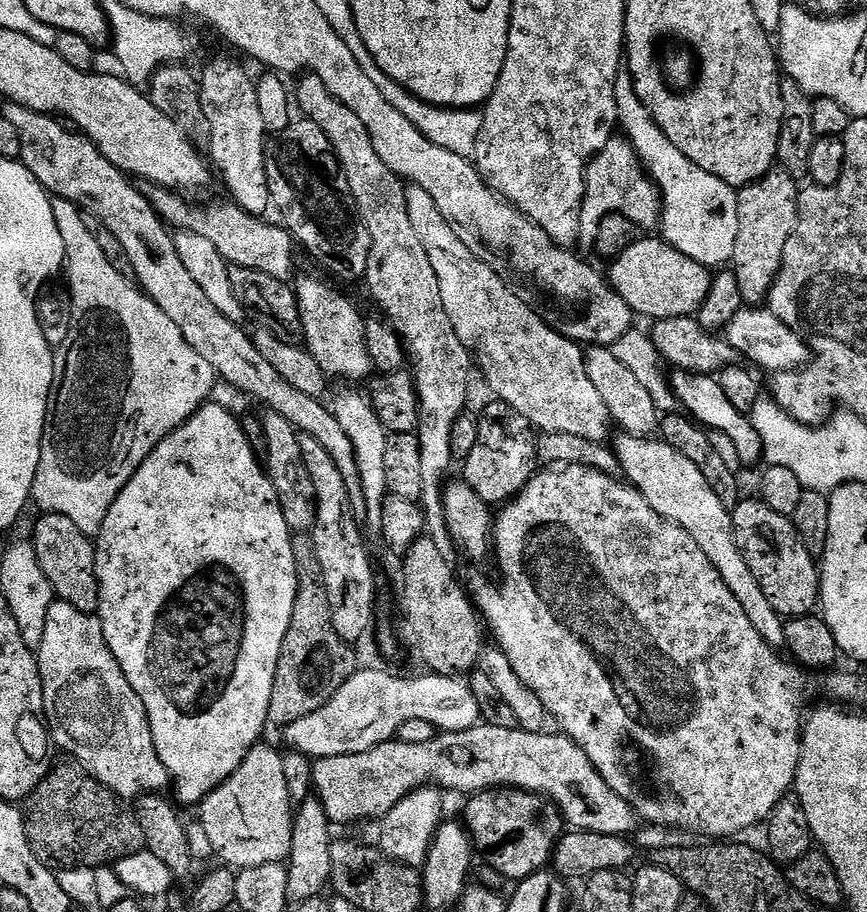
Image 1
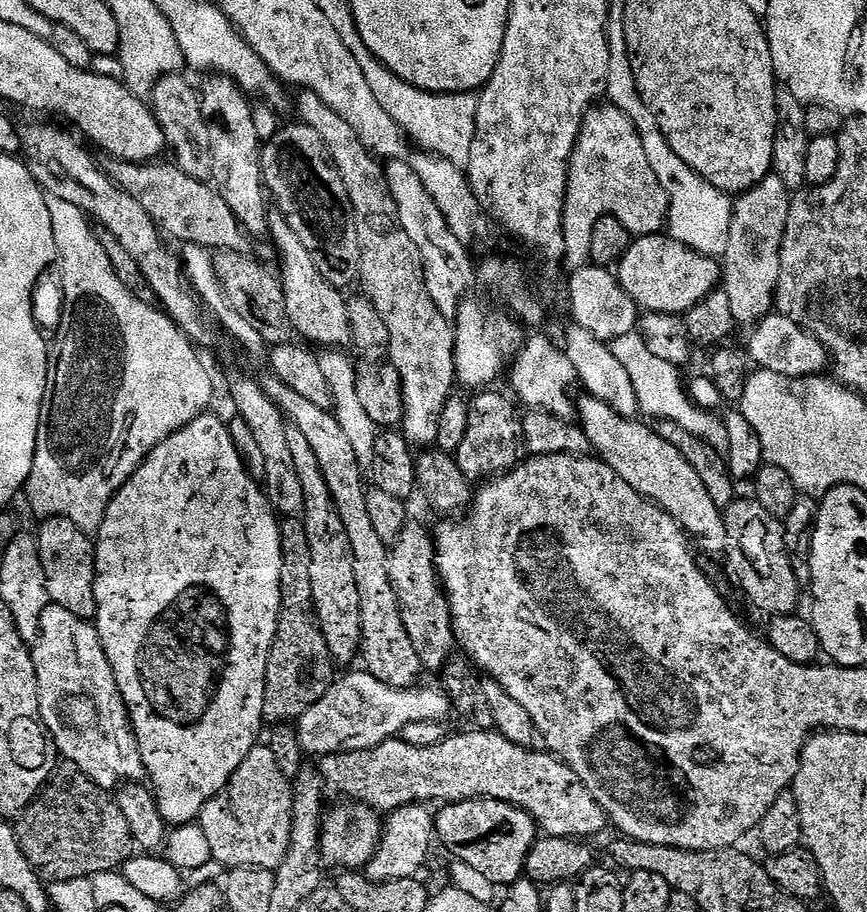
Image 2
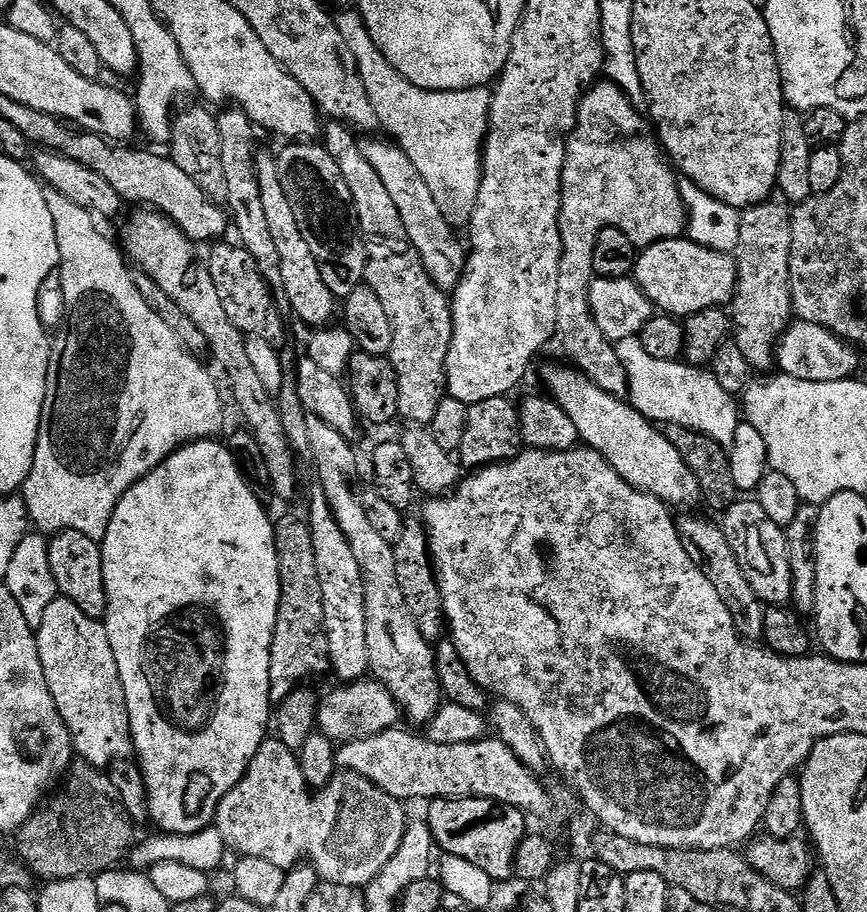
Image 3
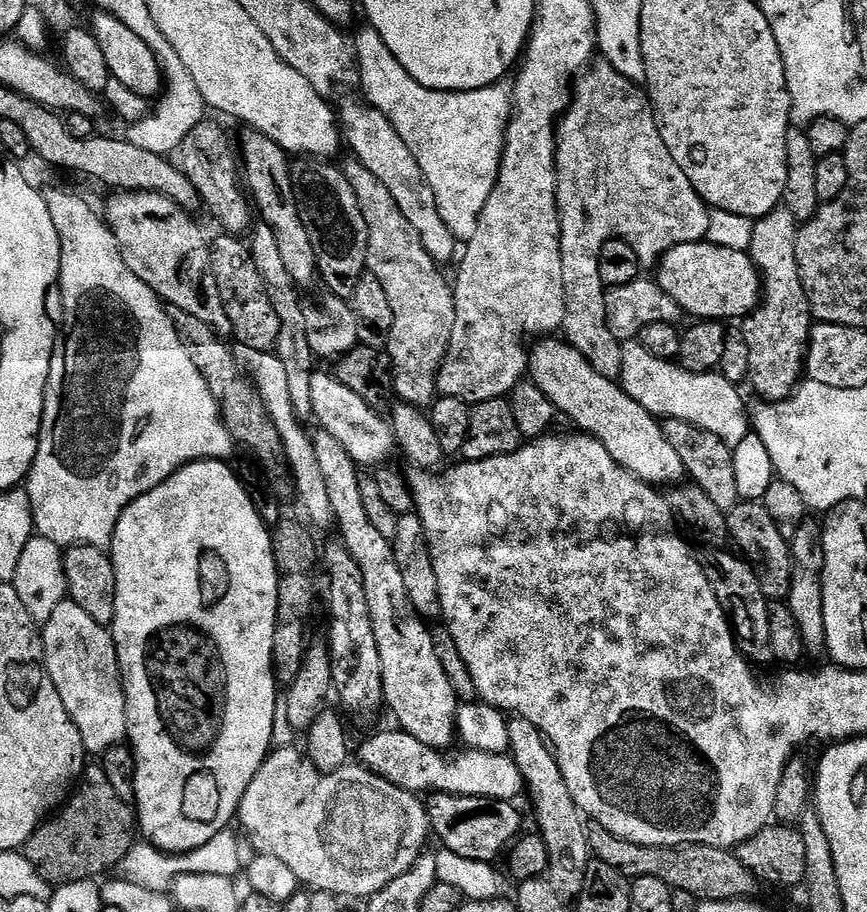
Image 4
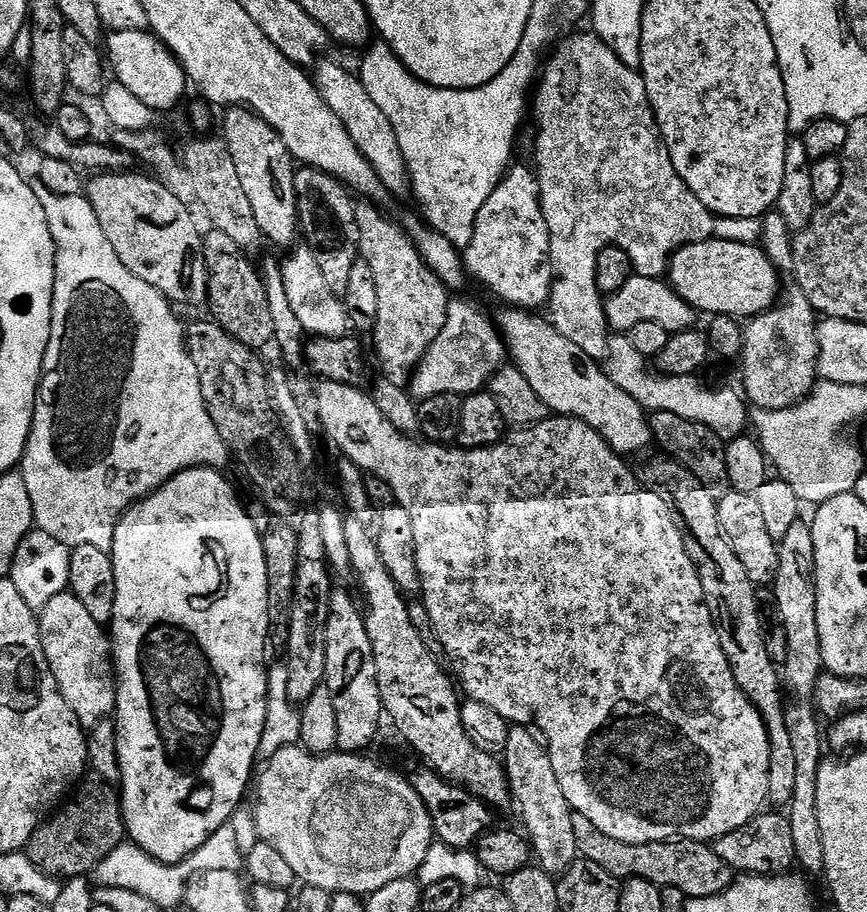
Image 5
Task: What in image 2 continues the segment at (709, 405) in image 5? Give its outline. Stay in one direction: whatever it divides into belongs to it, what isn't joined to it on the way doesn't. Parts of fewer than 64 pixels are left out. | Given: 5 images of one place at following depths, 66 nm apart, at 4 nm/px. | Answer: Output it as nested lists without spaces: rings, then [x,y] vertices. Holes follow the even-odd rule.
[[[639,331],[626,334],[622,338],[611,341],[613,354],[626,366],[626,374],[630,374],[630,382],[634,382],[634,392],[638,394],[640,412],[643,415],[653,416],[653,421],[673,420],[682,430],[690,430],[698,438],[702,438],[718,454],[727,457],[732,451],[732,438],[728,432],[728,425],[723,419],[716,417],[715,411],[707,408],[699,408],[696,401],[692,399],[689,389],[685,386],[681,369],[676,368],[670,362],[665,362],[663,358],[657,358],[651,352],[650,346],[646,346],[643,336]]]

